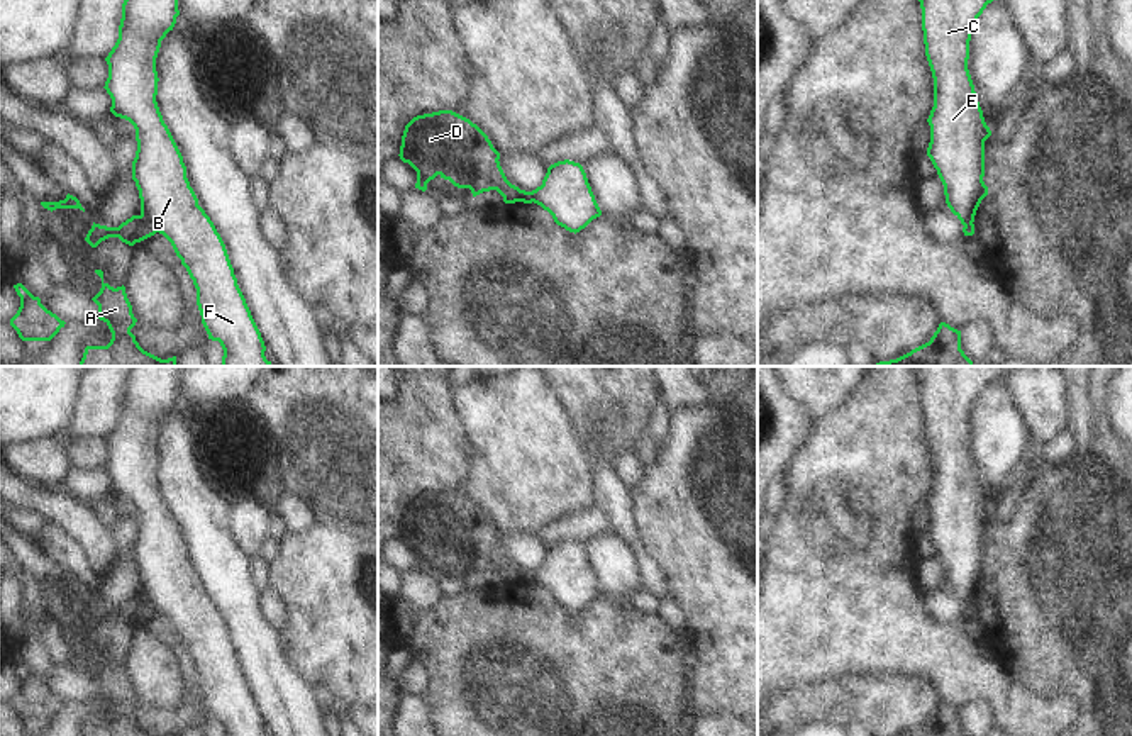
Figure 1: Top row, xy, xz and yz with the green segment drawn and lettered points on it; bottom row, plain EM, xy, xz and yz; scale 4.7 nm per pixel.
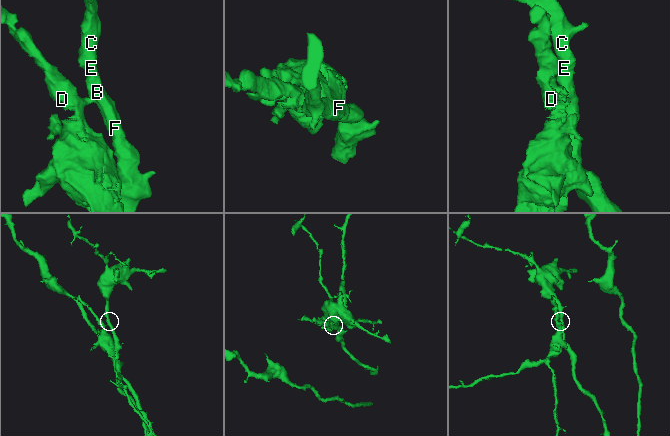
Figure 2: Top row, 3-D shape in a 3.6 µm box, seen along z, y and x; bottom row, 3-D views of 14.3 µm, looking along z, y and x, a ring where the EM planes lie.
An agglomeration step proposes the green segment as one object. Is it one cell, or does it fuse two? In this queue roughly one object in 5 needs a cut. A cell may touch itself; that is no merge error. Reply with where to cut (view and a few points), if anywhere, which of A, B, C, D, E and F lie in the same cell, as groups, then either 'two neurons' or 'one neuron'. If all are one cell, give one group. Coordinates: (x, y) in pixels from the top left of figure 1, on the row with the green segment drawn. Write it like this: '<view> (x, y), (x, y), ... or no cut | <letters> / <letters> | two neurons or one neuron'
xy (139, 216), (156, 231) | A D / B C E F | two neurons

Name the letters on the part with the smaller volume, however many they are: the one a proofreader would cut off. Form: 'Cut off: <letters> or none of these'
Cut off: A, D

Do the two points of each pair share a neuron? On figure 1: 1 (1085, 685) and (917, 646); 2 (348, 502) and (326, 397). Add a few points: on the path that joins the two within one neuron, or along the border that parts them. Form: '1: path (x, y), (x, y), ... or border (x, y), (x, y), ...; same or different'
1: border (983, 646), (1031, 691); different
2: path (348, 477), (348, 443), (334, 423); same

